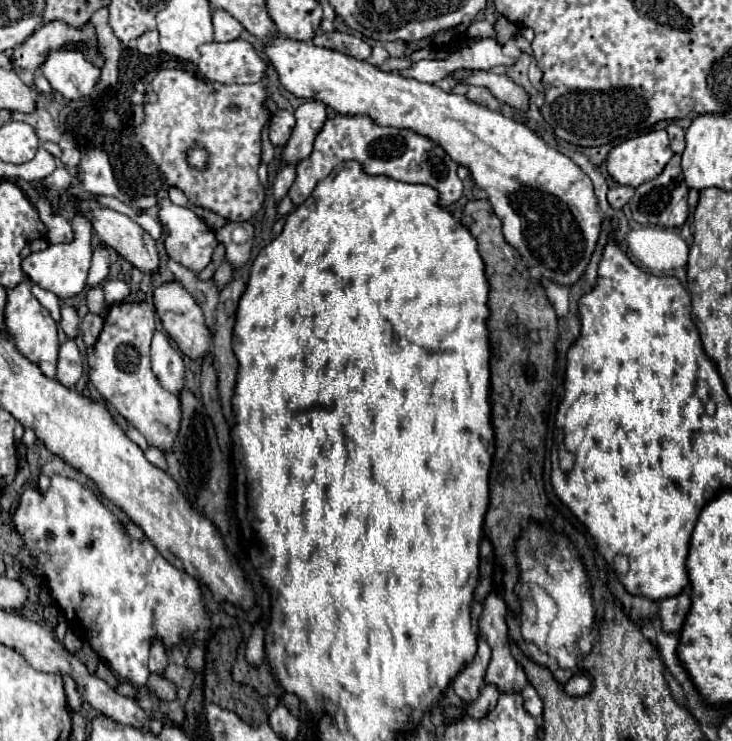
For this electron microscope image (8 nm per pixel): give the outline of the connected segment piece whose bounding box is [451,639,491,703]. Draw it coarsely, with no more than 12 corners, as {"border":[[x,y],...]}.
{"border":[[479,639],[475,659],[453,679],[453,691],[473,703],[485,685],[491,649]]}

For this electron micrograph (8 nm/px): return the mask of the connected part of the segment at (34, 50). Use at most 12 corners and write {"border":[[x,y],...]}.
{"border":[[45,23],[11,61],[15,69],[35,73],[53,49],[91,41],[93,27]]}

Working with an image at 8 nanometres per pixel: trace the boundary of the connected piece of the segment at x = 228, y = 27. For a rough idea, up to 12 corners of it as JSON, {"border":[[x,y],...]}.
{"border":[[223,9],[213,11],[215,41],[233,41],[243,25]]}

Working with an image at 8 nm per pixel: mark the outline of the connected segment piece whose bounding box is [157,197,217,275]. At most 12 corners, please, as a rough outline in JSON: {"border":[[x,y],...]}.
{"border":[[159,197],[167,255],[197,275],[217,247],[189,207]]}

